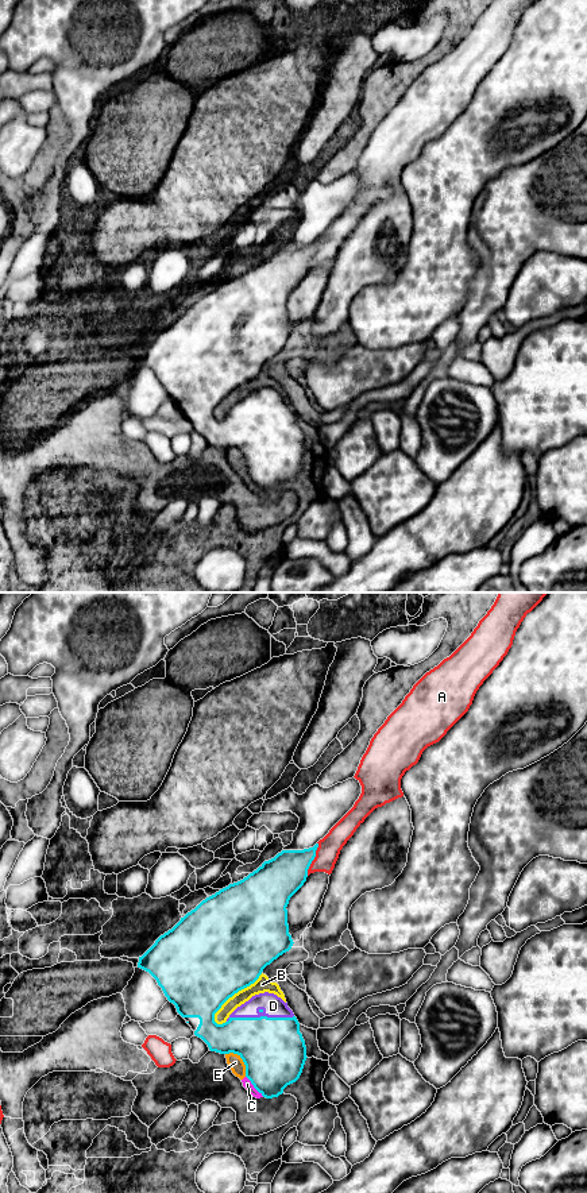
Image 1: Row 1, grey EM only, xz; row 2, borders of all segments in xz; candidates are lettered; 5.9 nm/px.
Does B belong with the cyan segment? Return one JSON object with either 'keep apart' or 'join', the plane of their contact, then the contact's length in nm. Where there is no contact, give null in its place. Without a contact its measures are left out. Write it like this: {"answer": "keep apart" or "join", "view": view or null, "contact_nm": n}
{"answer": "keep apart", "view": "xz", "contact_nm": 420}

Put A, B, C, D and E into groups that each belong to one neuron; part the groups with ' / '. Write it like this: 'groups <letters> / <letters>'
groups A / B C E / D

